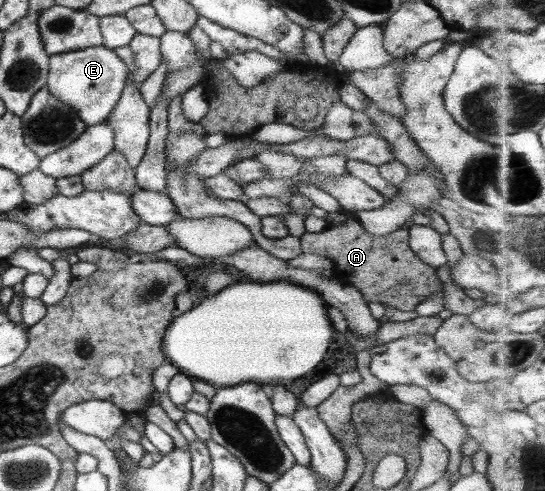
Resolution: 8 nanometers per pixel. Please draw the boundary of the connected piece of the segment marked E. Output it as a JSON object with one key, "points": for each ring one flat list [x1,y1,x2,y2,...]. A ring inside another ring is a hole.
{"points":[[102,44,50,56,47,87,60,102,71,106,80,120,90,127,107,120,122,94,128,74,127,64,113,49]]}

